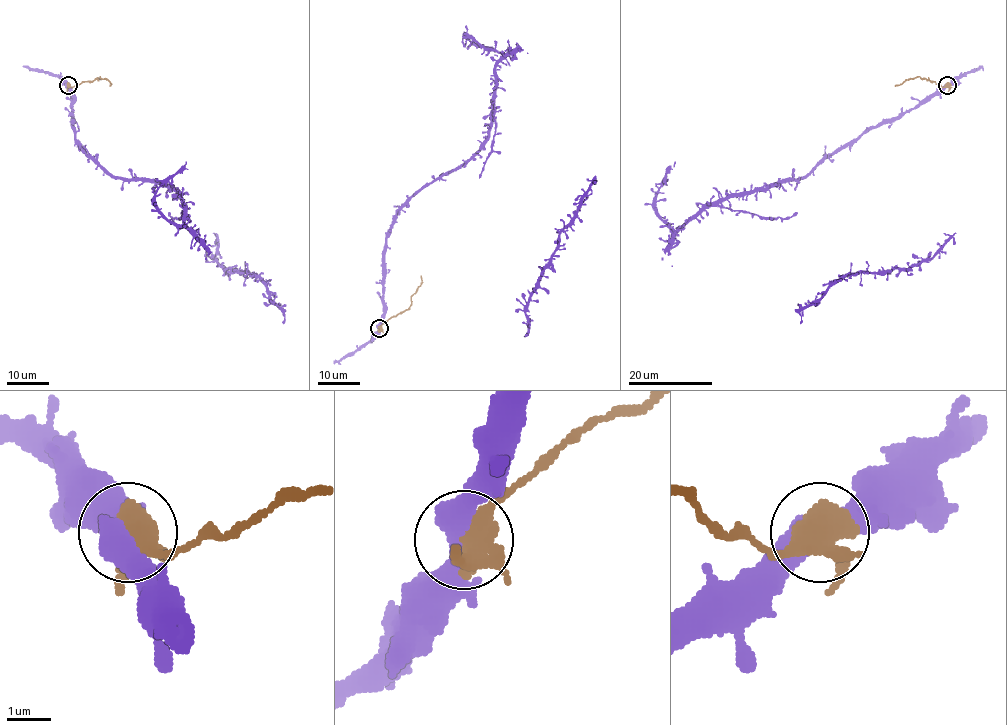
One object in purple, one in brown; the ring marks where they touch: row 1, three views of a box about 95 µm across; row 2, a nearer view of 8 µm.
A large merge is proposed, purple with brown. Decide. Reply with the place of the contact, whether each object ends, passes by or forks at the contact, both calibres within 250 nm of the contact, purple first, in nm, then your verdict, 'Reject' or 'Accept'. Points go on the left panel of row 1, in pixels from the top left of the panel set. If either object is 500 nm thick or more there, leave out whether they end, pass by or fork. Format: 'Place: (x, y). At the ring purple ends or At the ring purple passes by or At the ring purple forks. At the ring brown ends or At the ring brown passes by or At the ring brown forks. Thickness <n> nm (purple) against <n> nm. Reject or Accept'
Place: (68, 85). At the ring purple passes by. At the ring brown forks. Thickness 480 nm (purple) against 480 nm. Reject

